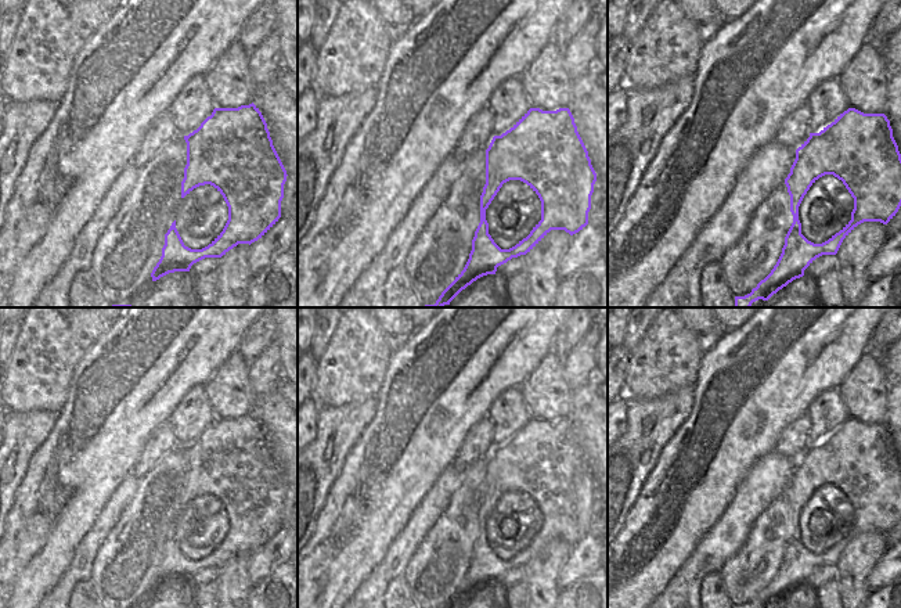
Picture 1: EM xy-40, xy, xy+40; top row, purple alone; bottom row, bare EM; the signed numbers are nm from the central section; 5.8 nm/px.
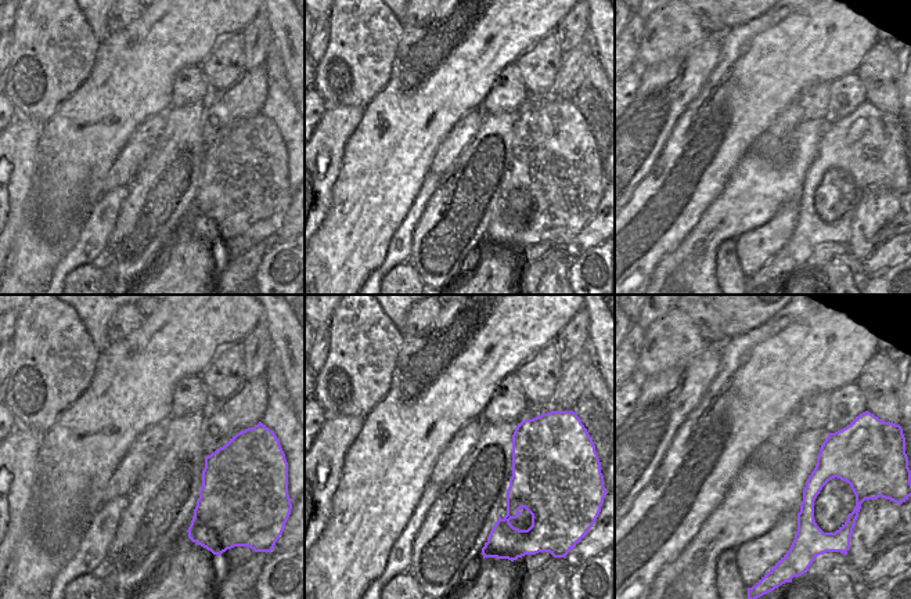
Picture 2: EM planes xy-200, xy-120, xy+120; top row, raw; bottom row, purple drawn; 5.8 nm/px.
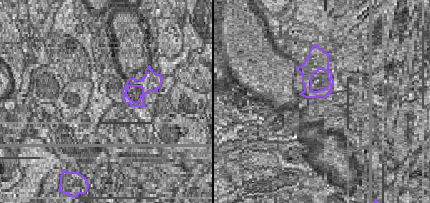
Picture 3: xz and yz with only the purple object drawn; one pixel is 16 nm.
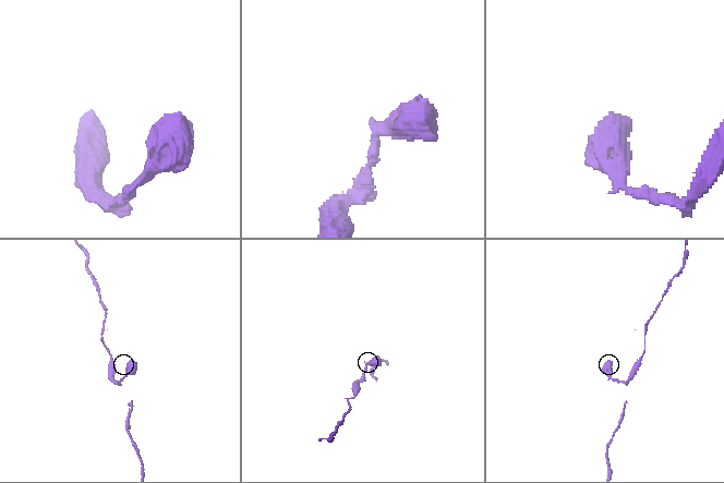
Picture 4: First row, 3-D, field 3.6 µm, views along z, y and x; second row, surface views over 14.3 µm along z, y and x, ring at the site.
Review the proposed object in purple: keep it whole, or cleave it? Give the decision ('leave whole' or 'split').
leave whole

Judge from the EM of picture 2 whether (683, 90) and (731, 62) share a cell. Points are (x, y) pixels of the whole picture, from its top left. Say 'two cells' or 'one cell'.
two cells

